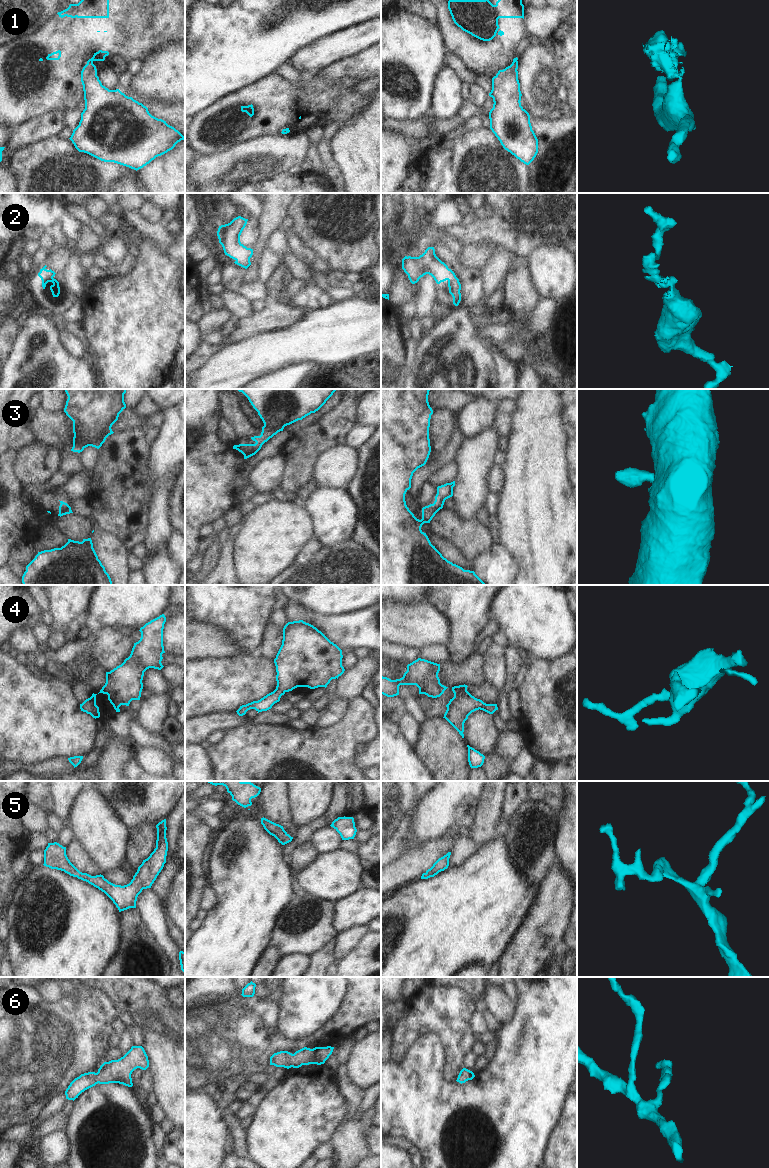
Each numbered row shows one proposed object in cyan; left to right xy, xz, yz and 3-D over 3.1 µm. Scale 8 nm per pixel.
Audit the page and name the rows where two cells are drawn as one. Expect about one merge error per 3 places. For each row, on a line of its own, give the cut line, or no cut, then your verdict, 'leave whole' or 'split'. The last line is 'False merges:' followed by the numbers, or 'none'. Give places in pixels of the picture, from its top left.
1: cut xy (92, 61), (87, 63); split
2: cut none; leave whole
3: cut none; leave whole
4: cut none; leave whole
5: cut none; leave whole
6: cut none; leave whole
False merges: 1

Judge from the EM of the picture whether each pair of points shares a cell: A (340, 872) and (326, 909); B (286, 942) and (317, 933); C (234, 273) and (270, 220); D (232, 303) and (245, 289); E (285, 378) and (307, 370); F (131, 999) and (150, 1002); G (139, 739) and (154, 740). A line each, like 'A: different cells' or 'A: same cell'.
A: different cells
B: same cell
C: different cells
D: different cells
E: same cell
F: same cell
G: same cell

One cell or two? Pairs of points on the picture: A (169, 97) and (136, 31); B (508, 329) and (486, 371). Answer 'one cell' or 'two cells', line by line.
A: two cells
B: two cells

